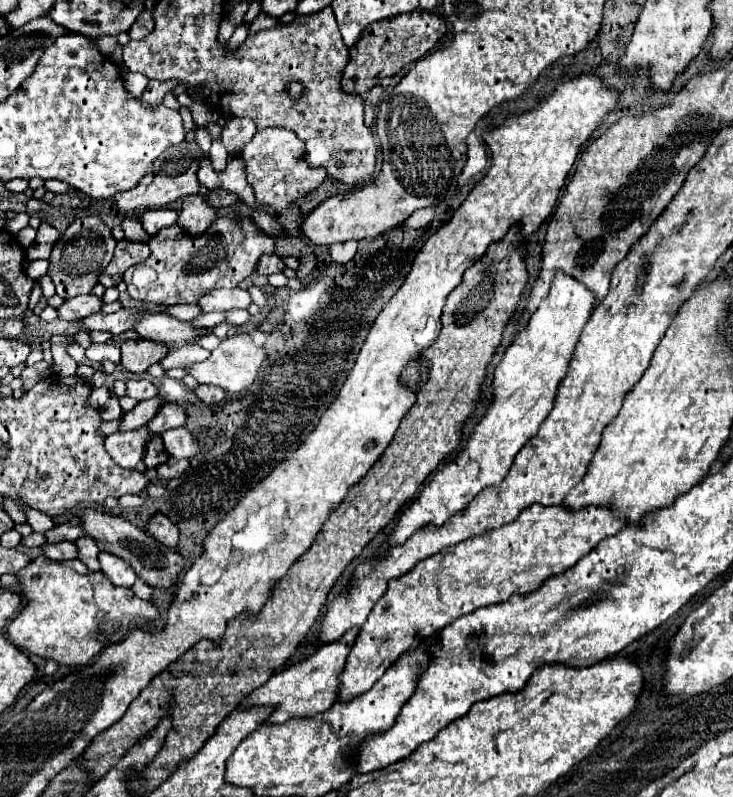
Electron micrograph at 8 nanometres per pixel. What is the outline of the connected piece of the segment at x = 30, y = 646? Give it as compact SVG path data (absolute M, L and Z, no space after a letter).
M38 556L16 576L20 578L20 586L28 602L22 608L22 612L16 614L16 618L10 622L8 636L12 644L16 644L22 652L54 660L60 666L86 666L102 648L124 640L134 626L148 626L152 620L158 618L158 610L152 602L134 596L130 588L110 584L110 580L102 576L102 572L92 572L86 566L84 570L74 568L70 560L54 562L46 560L44 556Z

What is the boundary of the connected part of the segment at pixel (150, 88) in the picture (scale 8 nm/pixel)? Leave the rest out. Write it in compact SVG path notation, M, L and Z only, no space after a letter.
M150 80L148 86L146 86L146 90L144 90L144 94L142 94L142 98L144 98L148 104L158 106L158 104L162 104L166 92L170 92L174 86L176 86L176 84L166 84L166 82L160 82L160 80Z

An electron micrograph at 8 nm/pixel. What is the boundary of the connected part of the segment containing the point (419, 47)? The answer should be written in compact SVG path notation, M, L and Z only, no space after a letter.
M416 10L410 14L394 16L394 20L382 20L378 24L370 24L370 28L366 28L366 52L362 52L364 48L360 48L362 42L356 42L356 46L352 48L352 58L344 68L340 88L346 94L362 96L382 78L394 76L404 66L420 60L430 50L434 50L434 46L444 34L446 34L446 22L436 12L426 12L426 10L420 12Z

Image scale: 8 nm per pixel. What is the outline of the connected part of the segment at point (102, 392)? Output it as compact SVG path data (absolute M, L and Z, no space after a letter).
M100 386L100 388L94 388L94 390L92 390L92 394L88 396L86 404L88 404L90 408L102 408L108 400L110 400L108 388L106 388L106 386Z

